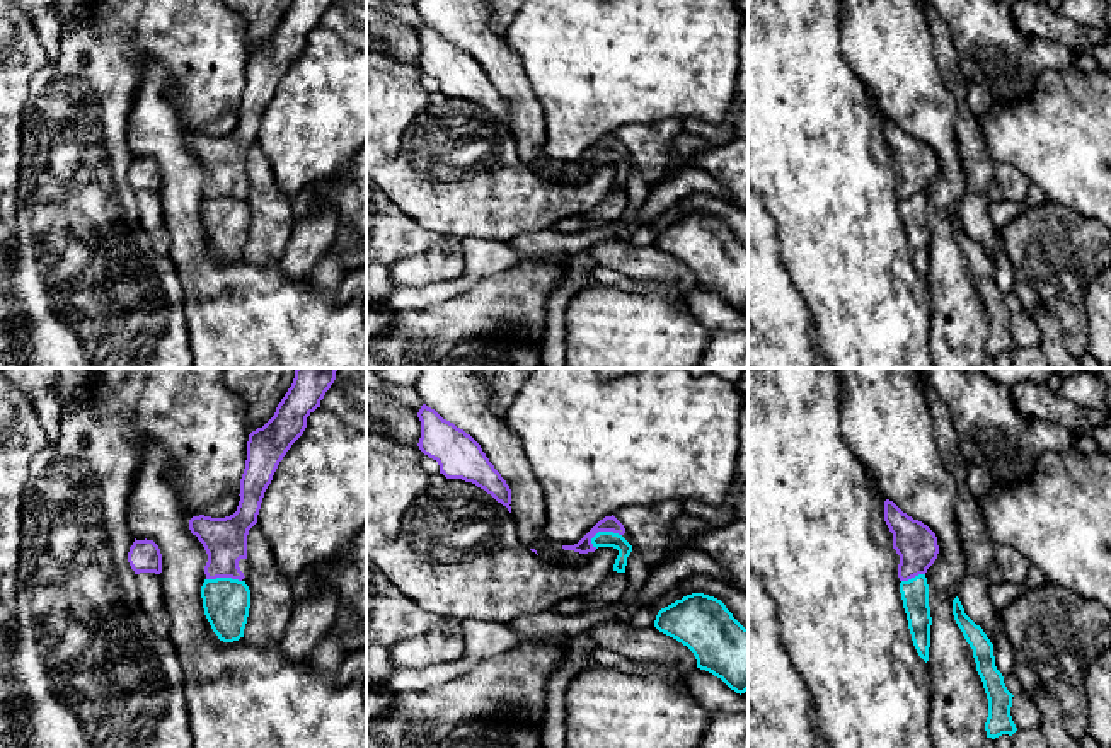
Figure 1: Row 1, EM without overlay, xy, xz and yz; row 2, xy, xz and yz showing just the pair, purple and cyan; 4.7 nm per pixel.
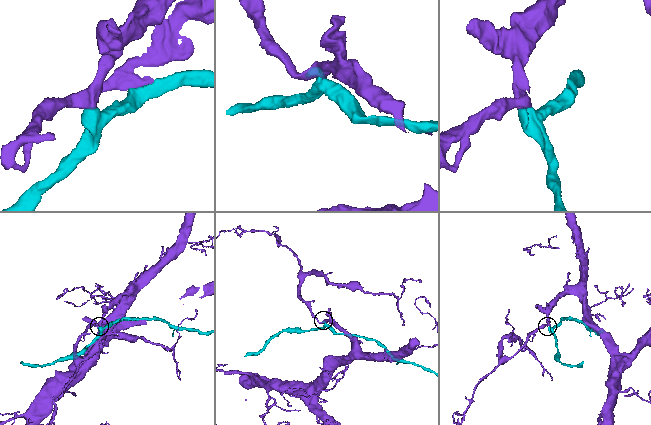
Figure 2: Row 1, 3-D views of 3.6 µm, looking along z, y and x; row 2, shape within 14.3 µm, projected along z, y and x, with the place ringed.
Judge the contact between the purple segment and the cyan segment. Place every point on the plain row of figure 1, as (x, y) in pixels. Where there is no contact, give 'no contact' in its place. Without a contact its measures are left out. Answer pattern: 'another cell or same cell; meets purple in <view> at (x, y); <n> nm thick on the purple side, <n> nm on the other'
another cell; meets purple in xz at (604, 149); 80 nm thick on the purple side, 80 nm on the other

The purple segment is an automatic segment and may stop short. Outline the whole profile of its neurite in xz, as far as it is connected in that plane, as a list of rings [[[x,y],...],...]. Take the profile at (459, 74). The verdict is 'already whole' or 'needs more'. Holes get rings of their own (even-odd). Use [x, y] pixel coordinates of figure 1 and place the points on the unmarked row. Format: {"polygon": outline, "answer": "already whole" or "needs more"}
{"polygon": [[[426,22],[421,24],[417,36],[421,39],[417,65],[424,73],[438,80],[440,92],[446,97],[475,102],[511,131],[511,107],[481,63]]], "answer": "already whole"}

